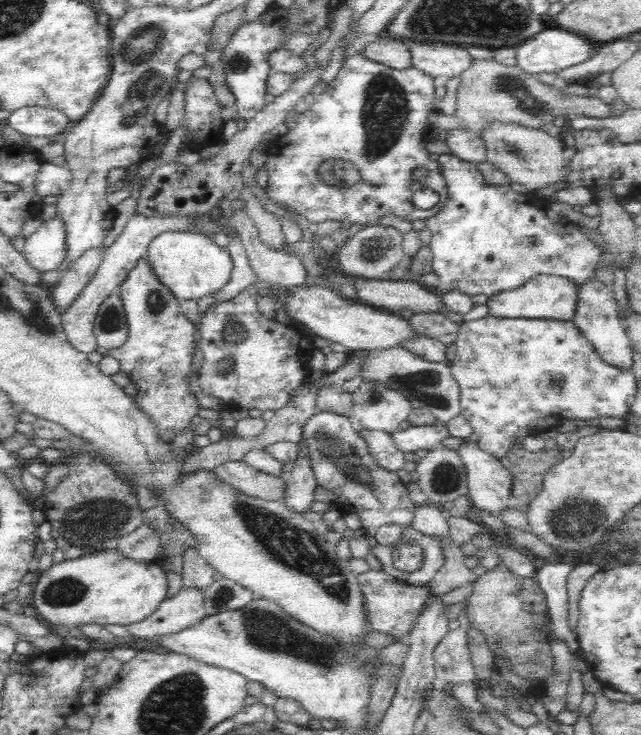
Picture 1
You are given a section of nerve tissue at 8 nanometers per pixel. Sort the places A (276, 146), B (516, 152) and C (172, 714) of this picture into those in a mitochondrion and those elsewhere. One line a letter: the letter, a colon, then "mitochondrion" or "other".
A: other
B: mitochondrion
C: mitochondrion

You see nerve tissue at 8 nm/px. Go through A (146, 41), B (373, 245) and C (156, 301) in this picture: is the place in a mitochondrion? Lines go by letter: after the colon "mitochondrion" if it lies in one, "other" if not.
A: mitochondrion
B: mitochondrion
C: mitochondrion

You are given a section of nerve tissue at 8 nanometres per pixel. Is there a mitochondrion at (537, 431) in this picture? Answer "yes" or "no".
no

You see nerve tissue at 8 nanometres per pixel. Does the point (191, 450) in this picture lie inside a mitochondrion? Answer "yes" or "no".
no

